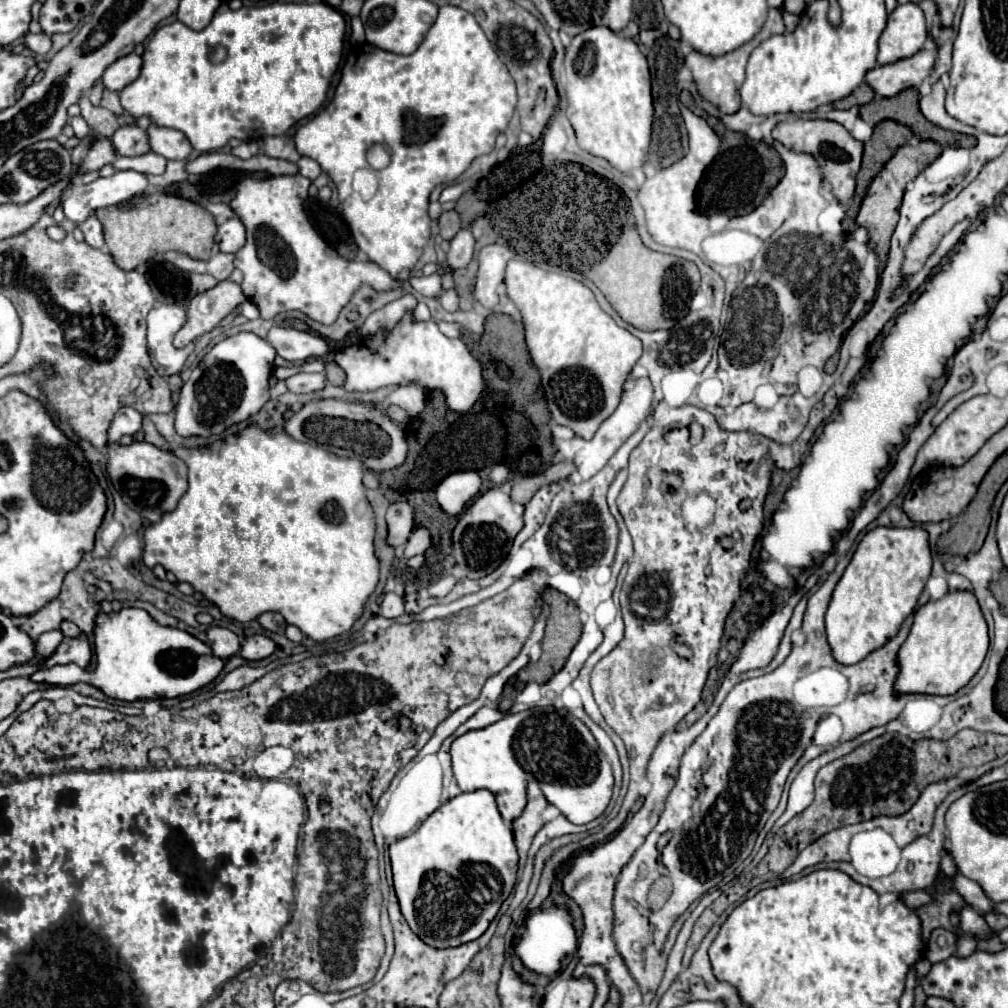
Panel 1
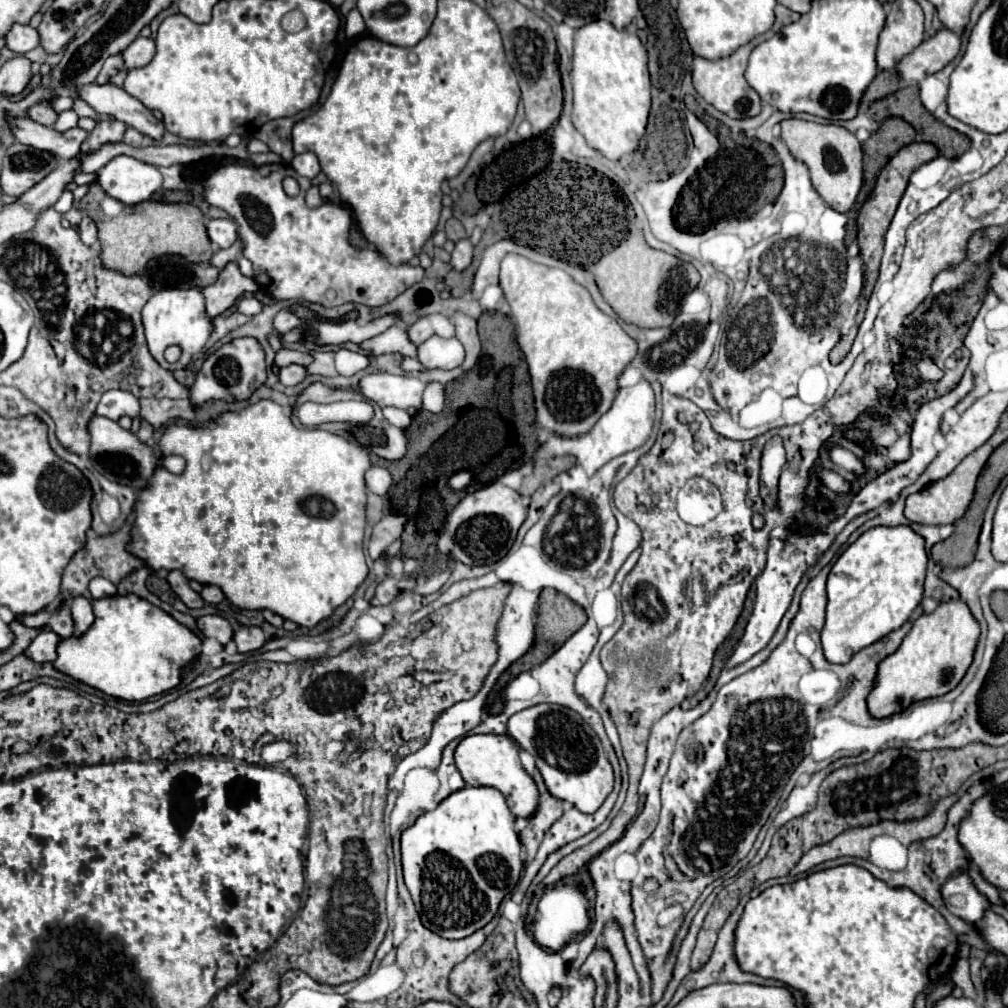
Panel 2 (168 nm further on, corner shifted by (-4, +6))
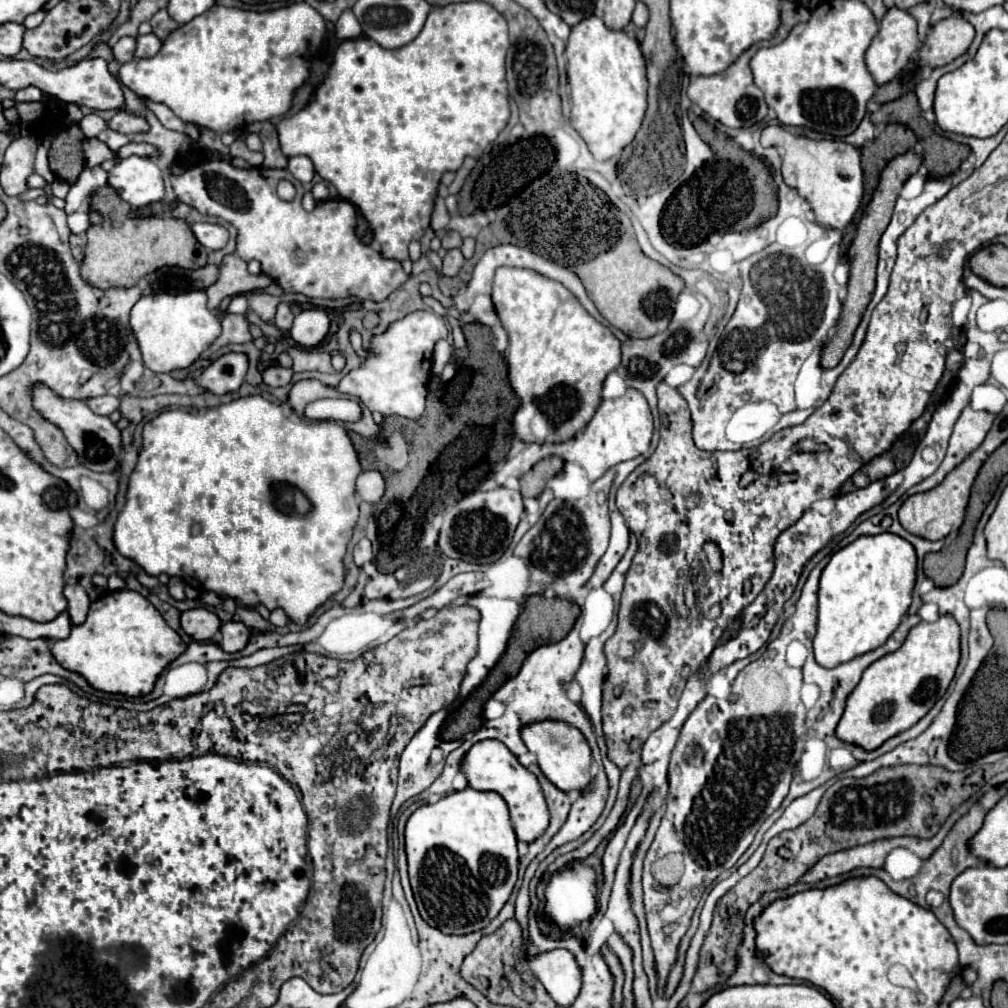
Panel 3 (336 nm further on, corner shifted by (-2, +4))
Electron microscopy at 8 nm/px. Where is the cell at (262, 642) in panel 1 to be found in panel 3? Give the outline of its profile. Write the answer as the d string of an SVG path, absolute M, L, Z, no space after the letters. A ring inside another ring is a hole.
M225 622L221 624L221 648L225 652L239 652L249 640L249 630L243 622Z

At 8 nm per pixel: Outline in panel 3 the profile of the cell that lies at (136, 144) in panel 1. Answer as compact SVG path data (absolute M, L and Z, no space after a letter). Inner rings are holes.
M107 128L105 144L107 144L113 152L117 152L121 146L125 146L125 144L129 144L129 142L131 142L131 138L129 138L129 136L125 136L125 134L121 134L121 132L113 132L111 128Z

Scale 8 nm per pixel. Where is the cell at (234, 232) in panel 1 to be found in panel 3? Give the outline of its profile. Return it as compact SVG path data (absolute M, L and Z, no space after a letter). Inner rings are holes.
M199 222L199 224L191 224L191 230L199 240L199 244L203 244L209 250L221 250L229 240L229 234L221 224Z

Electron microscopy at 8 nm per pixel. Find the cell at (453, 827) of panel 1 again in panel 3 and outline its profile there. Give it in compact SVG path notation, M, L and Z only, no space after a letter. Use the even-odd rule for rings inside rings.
M465 788L451 792L435 804L417 808L405 826L405 852L415 902L423 920L445 934L469 934L483 930L505 906L517 880L517 838L509 820L505 800L497 792L479 792Z

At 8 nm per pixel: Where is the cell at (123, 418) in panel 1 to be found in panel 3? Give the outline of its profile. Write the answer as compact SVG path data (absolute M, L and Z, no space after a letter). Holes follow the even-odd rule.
M103 394L103 396L93 396L89 400L85 400L87 406L95 412L95 414L101 414L101 416L109 416L111 412L115 412L119 408L119 398L117 396L109 396L109 394Z

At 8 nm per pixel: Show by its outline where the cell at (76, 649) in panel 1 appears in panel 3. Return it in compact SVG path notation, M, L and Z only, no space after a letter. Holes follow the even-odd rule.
M69 582L65 584L65 598L69 602L69 616L73 620L73 624L83 624L87 610L89 610L89 596L85 592L85 588L79 582Z

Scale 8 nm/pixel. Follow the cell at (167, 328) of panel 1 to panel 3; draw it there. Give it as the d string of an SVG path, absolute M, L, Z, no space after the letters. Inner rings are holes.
M201 290L187 294L158 292L141 296L131 310L129 326L135 334L145 366L153 372L171 372L191 366L221 334L219 318L207 308L207 296Z

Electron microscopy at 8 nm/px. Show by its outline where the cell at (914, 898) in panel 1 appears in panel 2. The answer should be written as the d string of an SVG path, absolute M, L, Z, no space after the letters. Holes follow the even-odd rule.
M965 872L955 878L949 878L941 886L941 896L949 912L967 920L969 924L977 924L983 916L983 910L989 908L987 898L977 892L977 888Z

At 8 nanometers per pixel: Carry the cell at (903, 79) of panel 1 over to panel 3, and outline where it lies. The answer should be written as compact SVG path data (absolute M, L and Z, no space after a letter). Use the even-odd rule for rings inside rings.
M949 16L945 20L939 20L931 28L919 50L919 64L937 68L953 62L957 56L967 52L973 36L973 26L961 16Z

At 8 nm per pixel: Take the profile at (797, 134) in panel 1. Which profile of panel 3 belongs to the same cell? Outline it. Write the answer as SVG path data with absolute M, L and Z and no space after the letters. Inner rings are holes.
M783 126L763 128L761 144L765 148L775 146L781 150L781 174L785 184L795 188L799 196L811 204L819 224L837 230L849 226L863 198L863 170L859 162L859 150L855 146L835 140L809 140L803 136L793 136Z

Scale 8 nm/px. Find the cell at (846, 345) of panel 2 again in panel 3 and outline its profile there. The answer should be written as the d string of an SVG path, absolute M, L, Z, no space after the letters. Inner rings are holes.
M905 152L897 158L893 158L885 170L881 172L881 180L877 184L877 190L871 198L871 212L863 212L863 218L861 222L857 224L857 234L855 234L855 240L851 244L851 250L849 250L849 284L847 284L847 298L843 302L843 312L841 312L841 318L839 318L839 324L837 324L837 332L835 336L829 340L829 344L825 344L823 348L823 354L821 354L821 368L835 368L839 364L839 360L843 358L845 350L849 348L851 344L851 338L853 338L853 332L871 300L871 294L875 290L875 270L877 270L877 252L879 252L879 240L881 240L881 234L885 232L885 228L889 226L889 220L891 220L891 212L893 212L893 206L895 206L895 200L899 196L899 190L901 186L905 184L905 180L917 172L917 168L921 166L923 158L917 156L915 152Z

